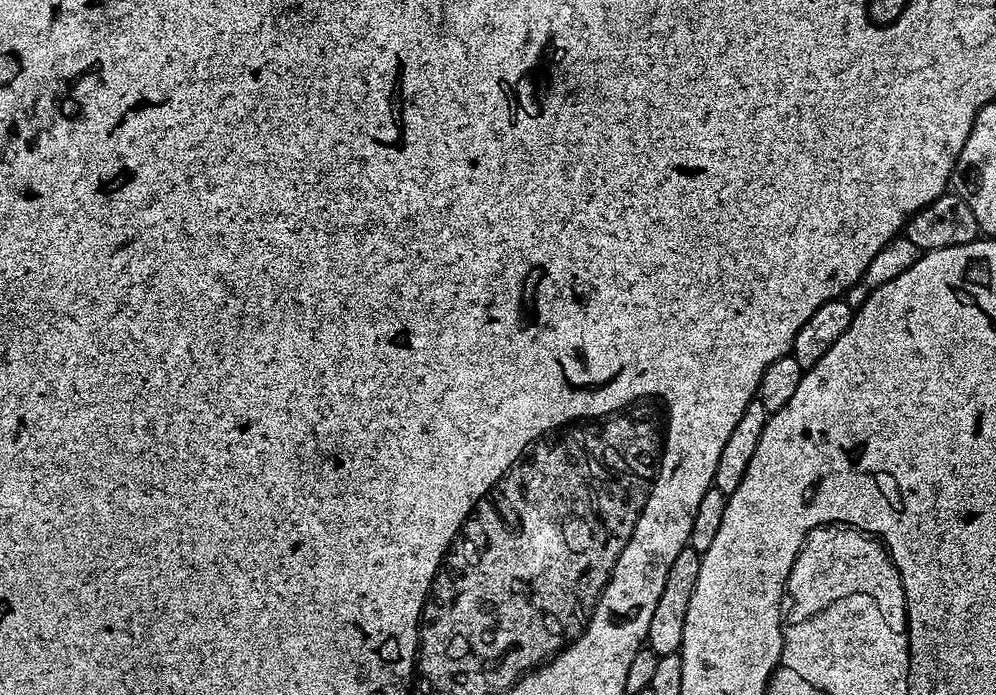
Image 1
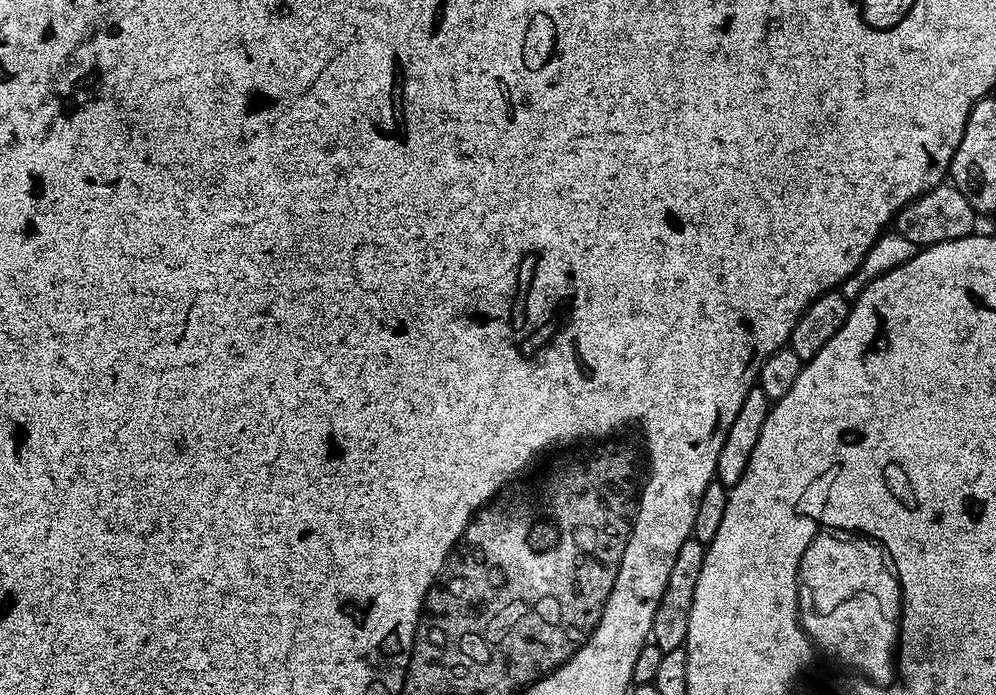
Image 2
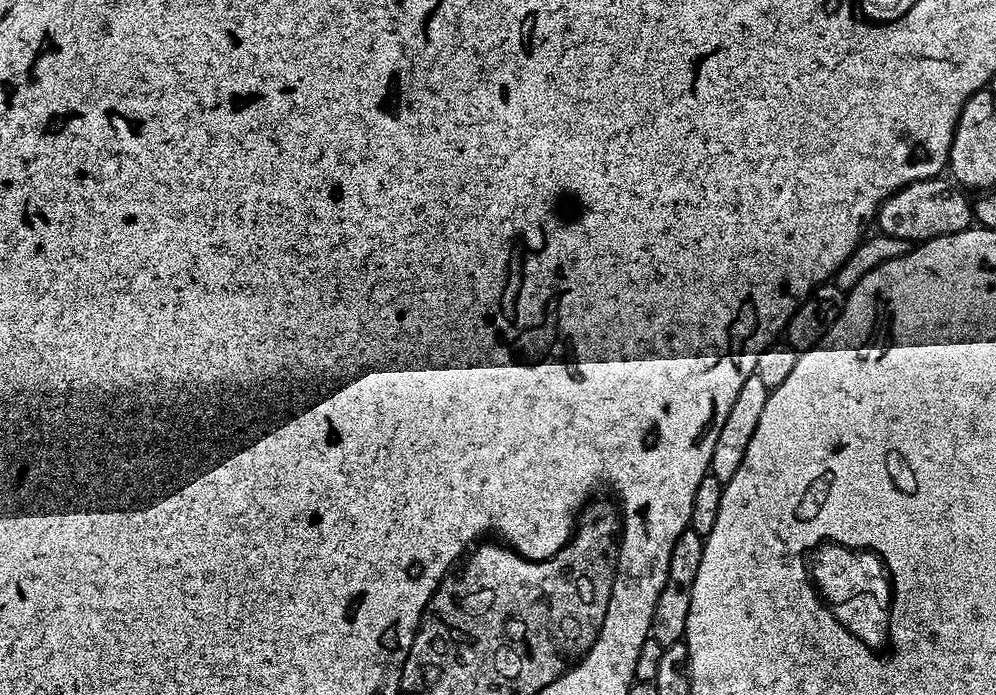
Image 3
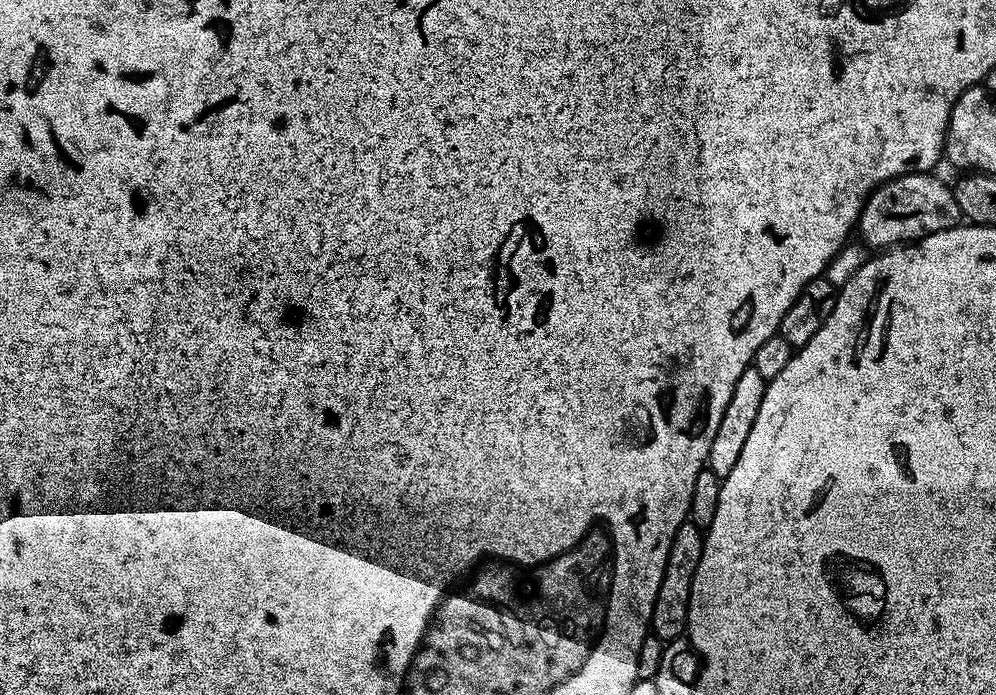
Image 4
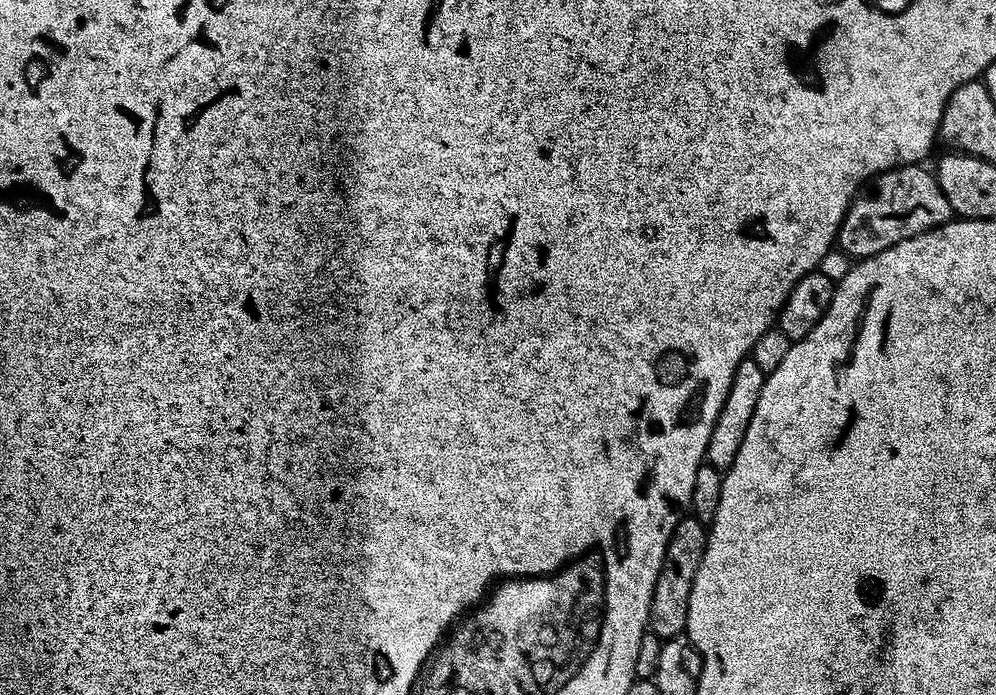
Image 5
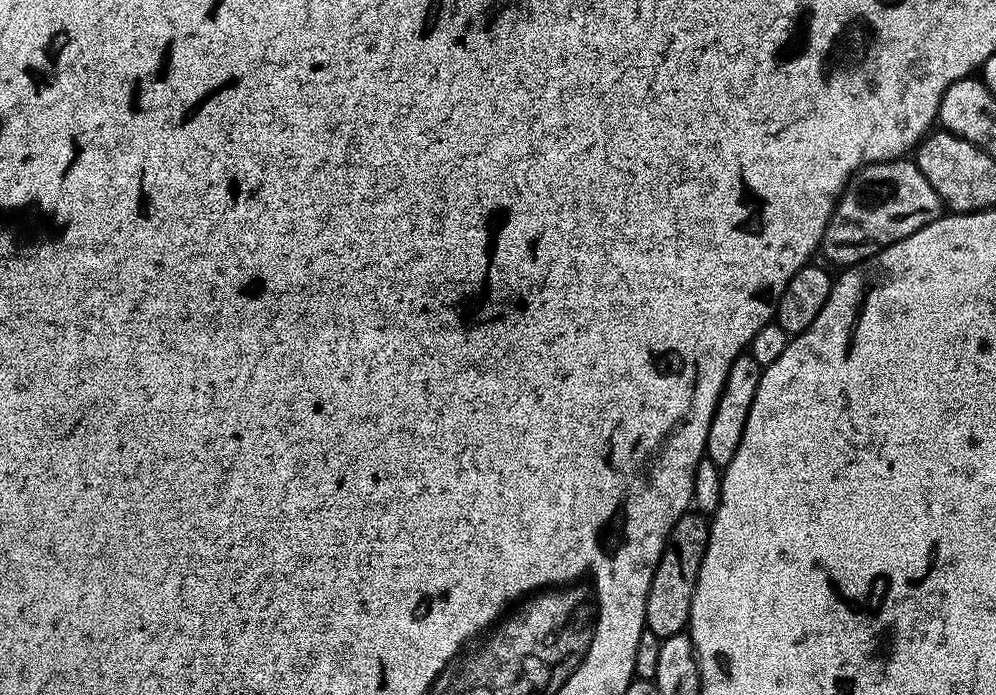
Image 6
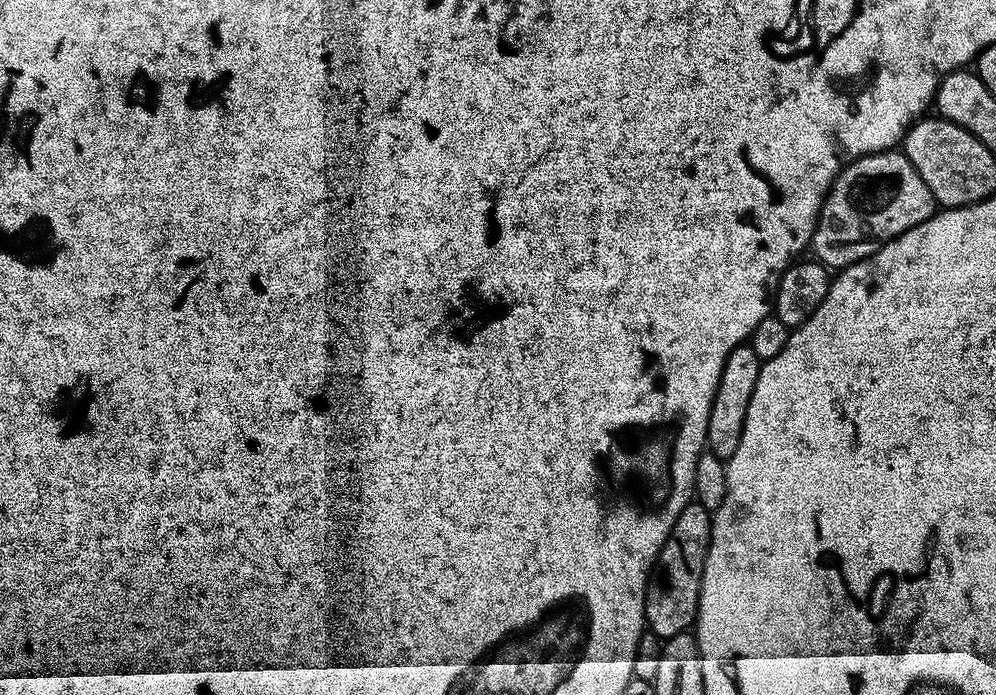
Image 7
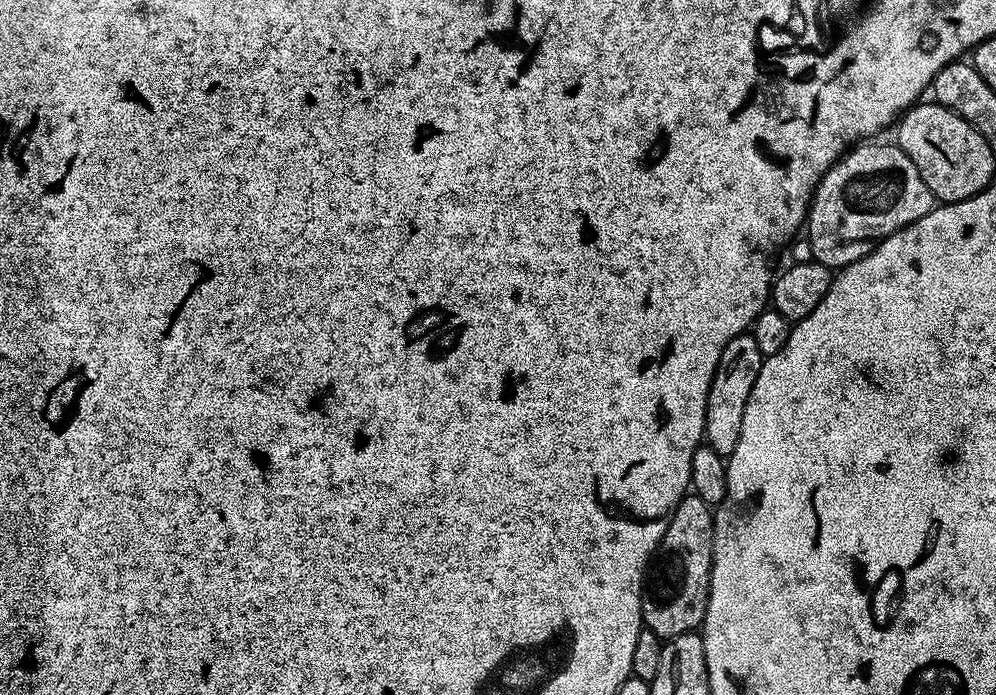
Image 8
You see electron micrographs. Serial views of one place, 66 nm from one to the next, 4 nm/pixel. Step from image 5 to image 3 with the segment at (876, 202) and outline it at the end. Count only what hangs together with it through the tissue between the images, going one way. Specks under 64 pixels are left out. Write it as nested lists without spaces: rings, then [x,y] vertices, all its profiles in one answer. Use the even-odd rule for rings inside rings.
[[[951,179],[919,180],[905,188],[896,189],[880,203],[880,211],[876,213],[874,220],[875,223],[880,223],[879,231],[883,235],[909,242],[923,242],[946,234],[958,234],[966,230],[974,220],[972,204],[964,195],[965,189]]]

